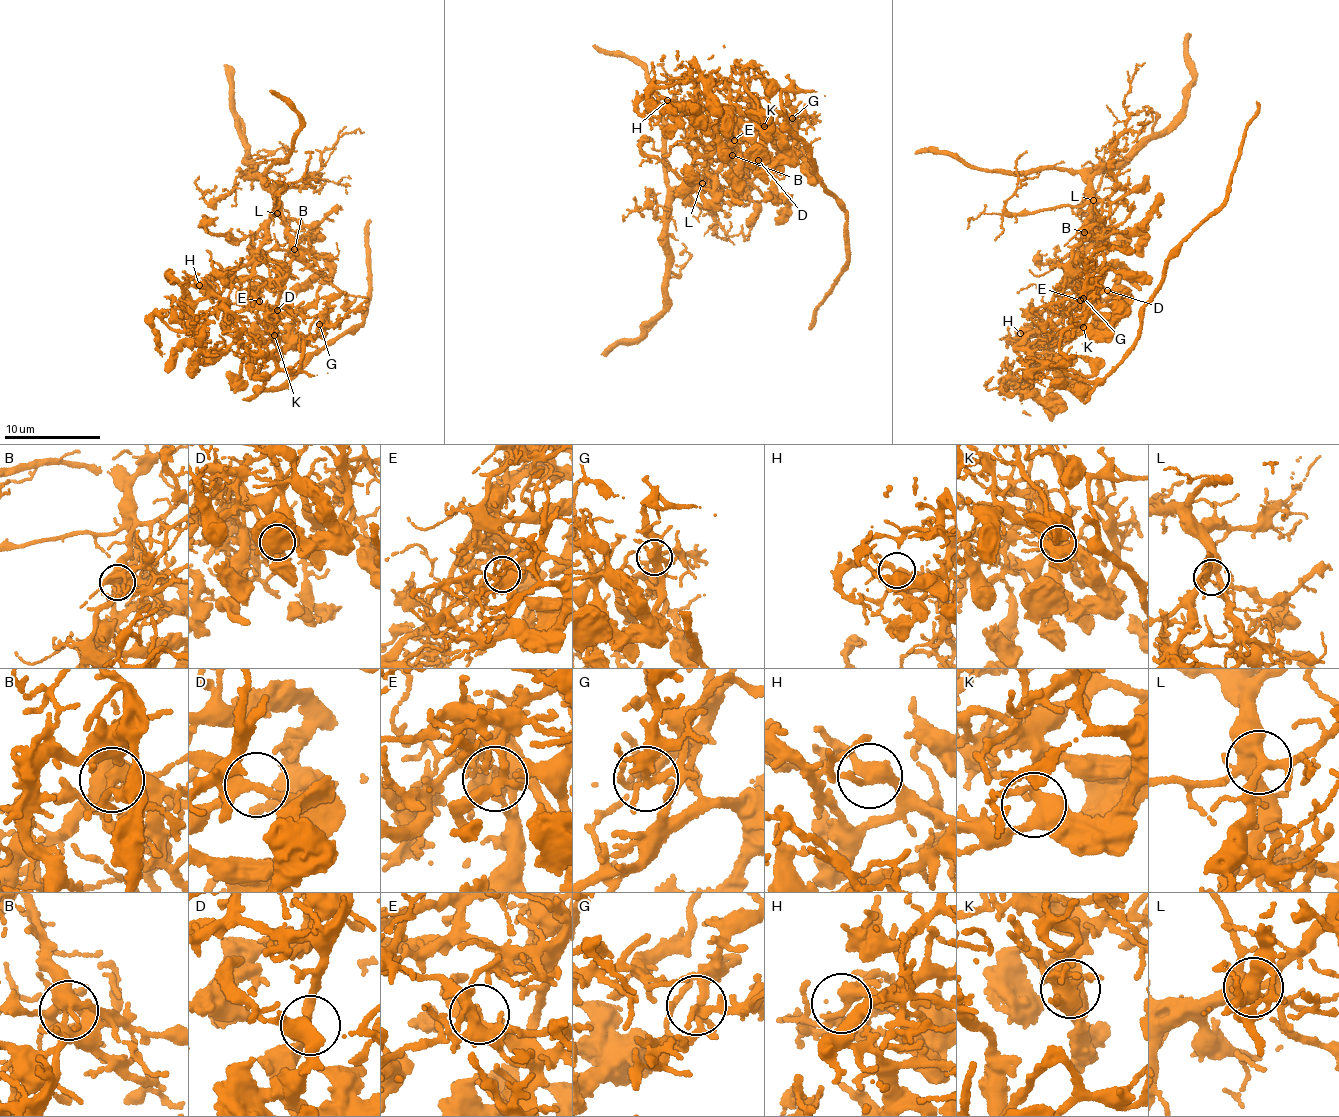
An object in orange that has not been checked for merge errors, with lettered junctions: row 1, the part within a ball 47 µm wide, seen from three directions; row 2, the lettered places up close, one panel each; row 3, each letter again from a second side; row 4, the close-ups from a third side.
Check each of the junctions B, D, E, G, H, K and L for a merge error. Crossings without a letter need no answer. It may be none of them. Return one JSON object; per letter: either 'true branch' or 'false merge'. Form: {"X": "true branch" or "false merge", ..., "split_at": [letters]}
{"B": "false merge", "D": "true branch", "E": "true branch", "G": "true branch", "H": "true branch", "K": "true branch", "L": "true branch", "split_at": ["B"]}

